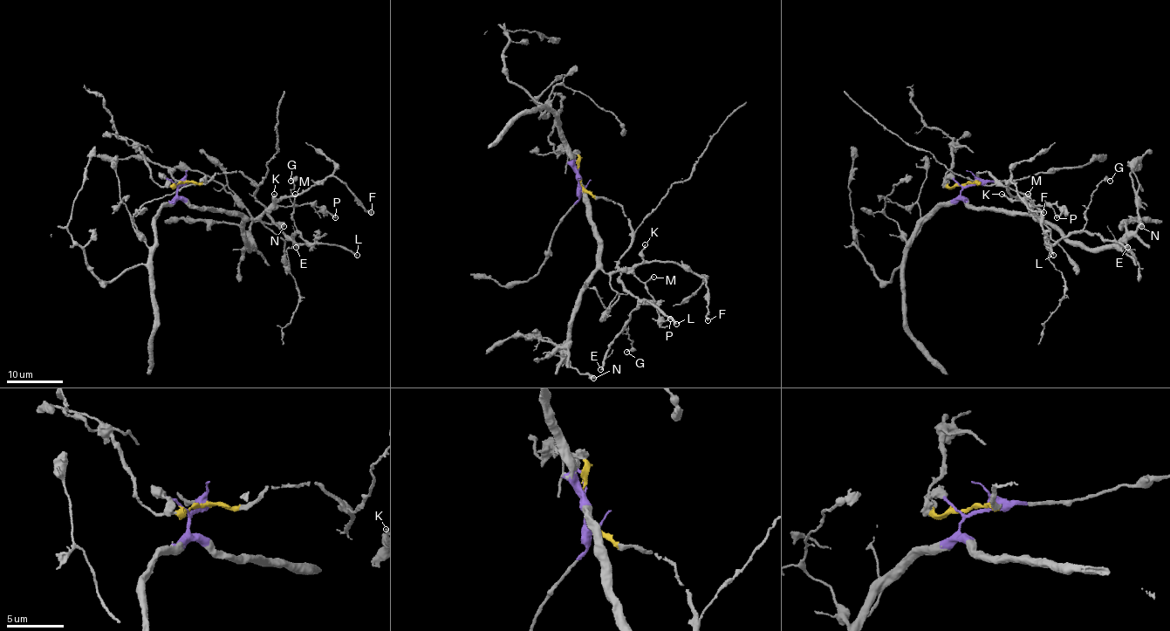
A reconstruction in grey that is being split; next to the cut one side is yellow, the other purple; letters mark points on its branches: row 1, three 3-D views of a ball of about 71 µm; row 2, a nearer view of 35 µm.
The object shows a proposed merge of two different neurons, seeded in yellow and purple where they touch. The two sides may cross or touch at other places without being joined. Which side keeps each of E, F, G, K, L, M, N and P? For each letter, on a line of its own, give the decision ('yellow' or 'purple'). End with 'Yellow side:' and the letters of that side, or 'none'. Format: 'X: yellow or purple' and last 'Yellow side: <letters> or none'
E: yellow
F: purple
G: yellow
K: purple
L: yellow
M: purple
N: purple
P: purple
Yellow side: E, G, L

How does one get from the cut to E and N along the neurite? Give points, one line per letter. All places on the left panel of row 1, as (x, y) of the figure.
E: (181, 184), (238, 172), (258, 187), (253, 195), (271, 222), (306, 243), (300, 232), (292, 239), (296, 248)
N: (181, 184), (177, 194), (199, 209), (240, 214), (247, 248), (256, 246), (249, 230), (255, 221), (284, 227)

